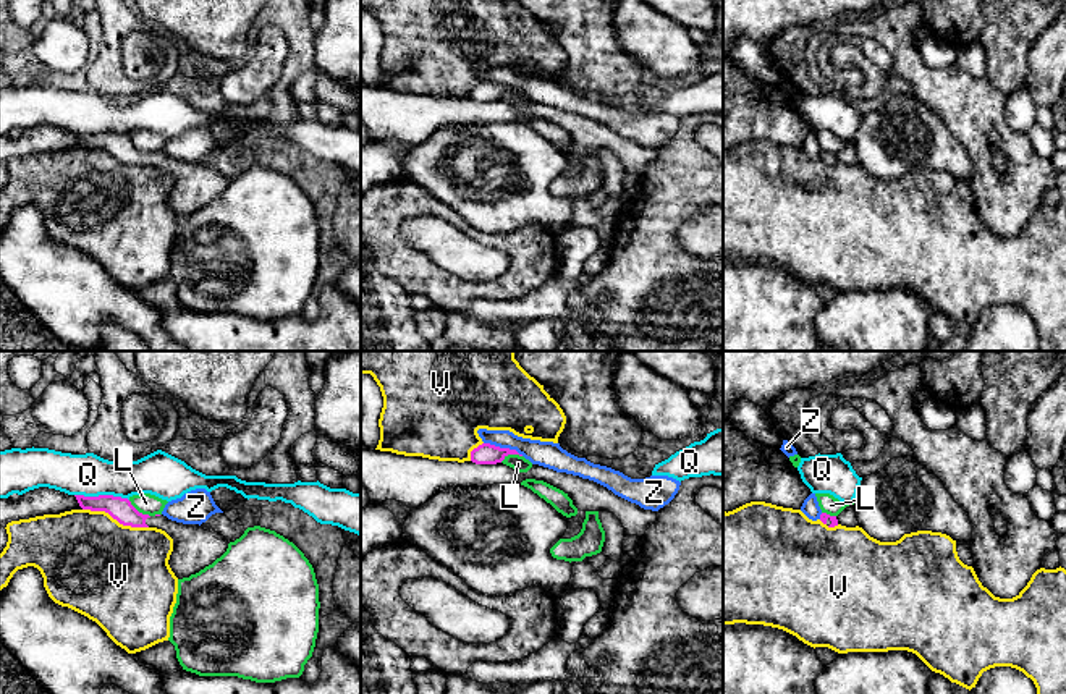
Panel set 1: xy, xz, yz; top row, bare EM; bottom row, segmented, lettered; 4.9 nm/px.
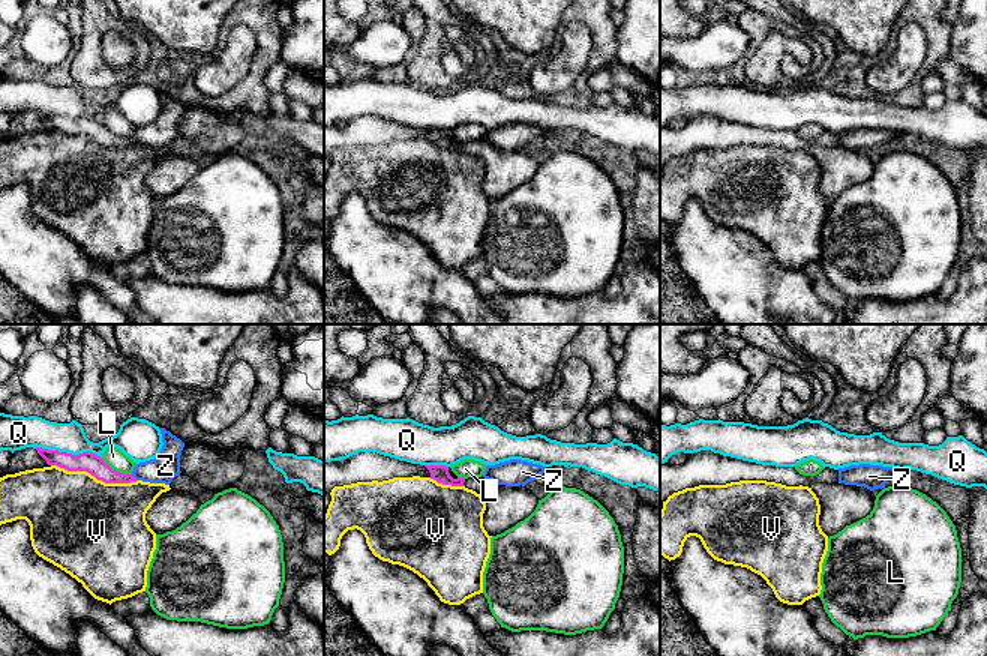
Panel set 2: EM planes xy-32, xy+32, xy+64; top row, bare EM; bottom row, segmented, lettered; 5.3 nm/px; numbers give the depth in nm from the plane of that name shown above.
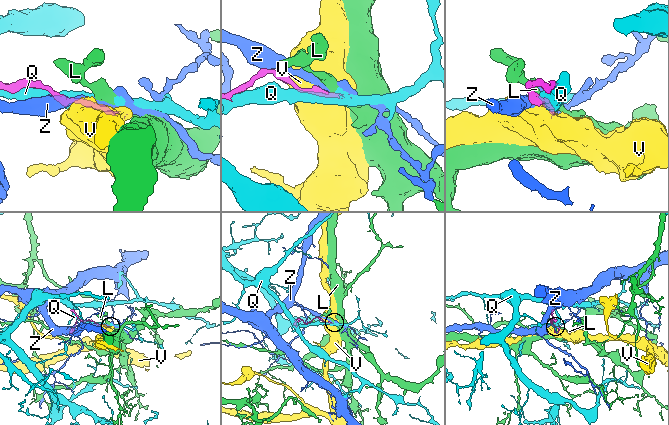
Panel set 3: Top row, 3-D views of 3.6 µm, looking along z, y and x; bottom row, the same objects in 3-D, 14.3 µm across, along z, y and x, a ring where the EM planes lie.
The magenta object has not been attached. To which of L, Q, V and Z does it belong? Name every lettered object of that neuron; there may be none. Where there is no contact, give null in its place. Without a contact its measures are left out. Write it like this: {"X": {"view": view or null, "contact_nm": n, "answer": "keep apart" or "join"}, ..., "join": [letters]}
{"L": {"view": "xy", "contact_nm": 140, "answer": "keep apart"}, "Q": {"view": "xy", "contact_nm": 280, "answer": "keep apart"}, "V": {"view": "xy", "contact_nm": 340, "answer": "keep apart"}, "Z": {"view": "xz", "contact_nm": 220, "answer": "keep apart"}, "join": []}

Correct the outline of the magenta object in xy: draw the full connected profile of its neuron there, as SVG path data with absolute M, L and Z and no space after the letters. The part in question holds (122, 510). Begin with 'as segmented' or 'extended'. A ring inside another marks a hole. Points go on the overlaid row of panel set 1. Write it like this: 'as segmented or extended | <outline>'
extended | M113 495L74 497L82 510L105 511L123 526L165 531L173 539L168 565L178 579L199 573L228 548L228 540L214 529L176 523L163 514L142 514L128 498Z

